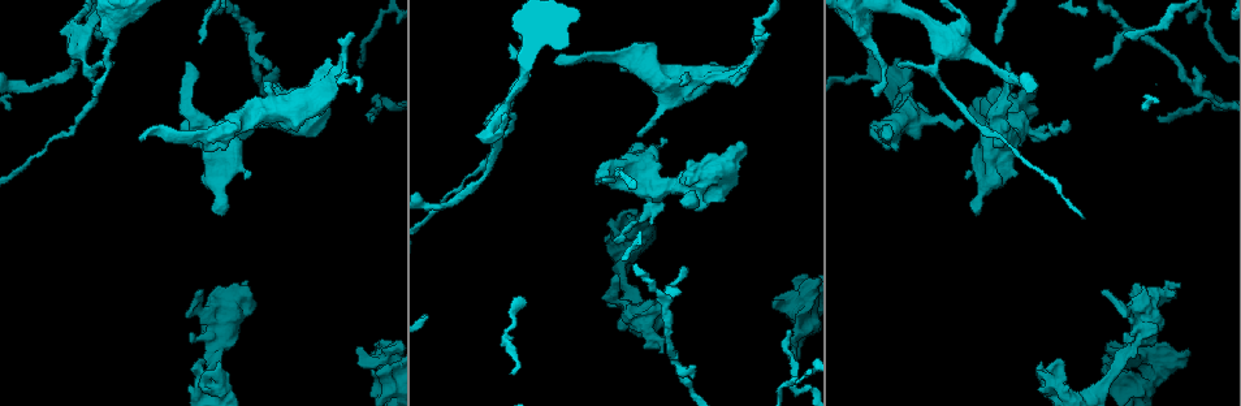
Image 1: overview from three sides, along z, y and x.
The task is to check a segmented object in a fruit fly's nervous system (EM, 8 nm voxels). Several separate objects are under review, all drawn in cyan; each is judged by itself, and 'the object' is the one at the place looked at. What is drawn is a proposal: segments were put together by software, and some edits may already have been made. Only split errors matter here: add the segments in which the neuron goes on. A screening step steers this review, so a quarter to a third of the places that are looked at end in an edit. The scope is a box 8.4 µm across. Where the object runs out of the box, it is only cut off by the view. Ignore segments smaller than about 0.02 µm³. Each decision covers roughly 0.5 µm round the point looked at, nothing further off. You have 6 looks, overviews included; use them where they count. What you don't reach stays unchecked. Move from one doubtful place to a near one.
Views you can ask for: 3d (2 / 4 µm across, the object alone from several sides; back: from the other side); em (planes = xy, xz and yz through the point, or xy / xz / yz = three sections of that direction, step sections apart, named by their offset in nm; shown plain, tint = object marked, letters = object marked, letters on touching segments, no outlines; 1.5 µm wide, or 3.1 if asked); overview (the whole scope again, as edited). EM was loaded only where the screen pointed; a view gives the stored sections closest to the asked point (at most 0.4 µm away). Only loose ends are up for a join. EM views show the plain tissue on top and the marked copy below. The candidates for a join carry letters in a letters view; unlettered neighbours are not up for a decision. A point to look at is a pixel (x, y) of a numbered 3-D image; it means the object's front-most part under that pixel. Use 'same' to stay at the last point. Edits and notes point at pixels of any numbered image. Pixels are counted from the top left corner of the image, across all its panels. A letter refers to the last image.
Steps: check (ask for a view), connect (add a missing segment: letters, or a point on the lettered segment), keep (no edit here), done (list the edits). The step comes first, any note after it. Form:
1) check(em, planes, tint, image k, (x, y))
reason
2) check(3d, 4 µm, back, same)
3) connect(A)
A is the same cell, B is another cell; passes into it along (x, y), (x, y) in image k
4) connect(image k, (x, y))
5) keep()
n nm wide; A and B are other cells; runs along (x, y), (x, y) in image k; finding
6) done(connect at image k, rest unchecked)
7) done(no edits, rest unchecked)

check(3d, 2 µm, back, image 1, (980, 214))
an open end

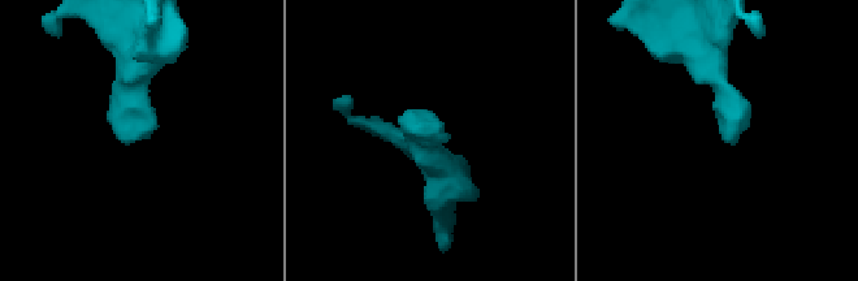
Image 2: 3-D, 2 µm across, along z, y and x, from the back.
check(em, planes, letters, image 2, (727, 141))

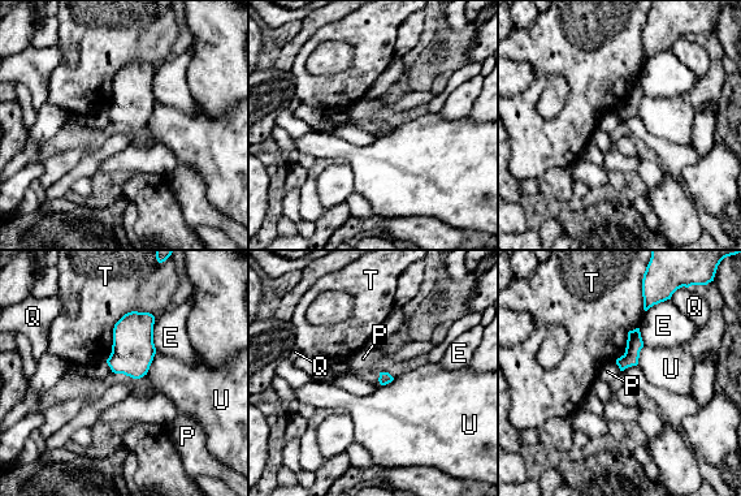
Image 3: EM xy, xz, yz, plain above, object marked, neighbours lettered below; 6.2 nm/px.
keep()
E, P, Q, T and U are other cells; border along (156, 353), (146, 374) in image 3; no lettered segment goes on from it

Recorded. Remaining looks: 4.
check(3d, 2 µm, image 1, (892, 136))
tapers out

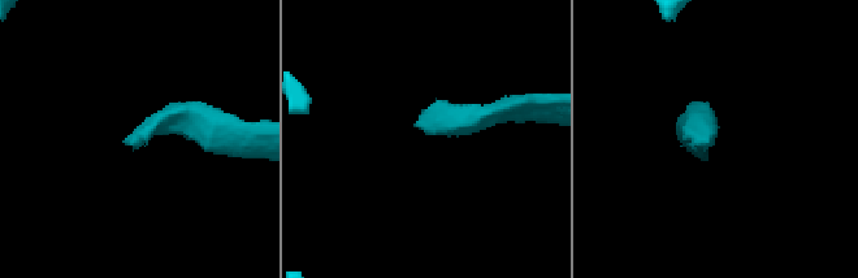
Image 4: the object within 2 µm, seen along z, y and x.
check(em, xy, step 8, tint, image 4, (127, 143))
shape alone is not enough

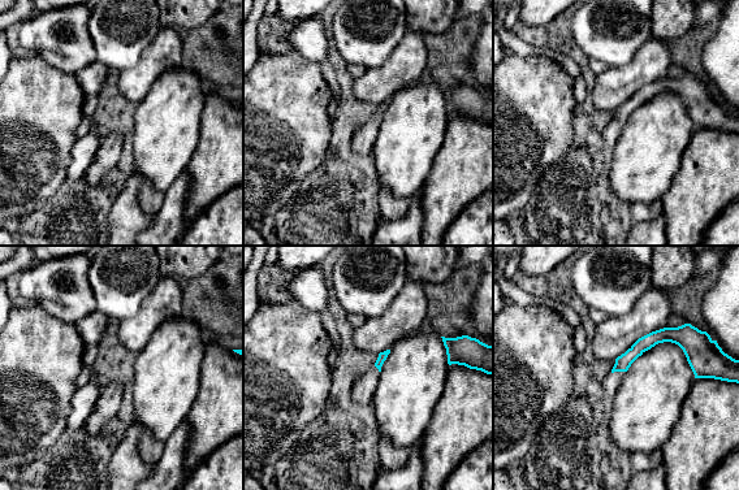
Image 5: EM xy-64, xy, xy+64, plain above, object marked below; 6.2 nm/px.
check(em, planes, letters, same)

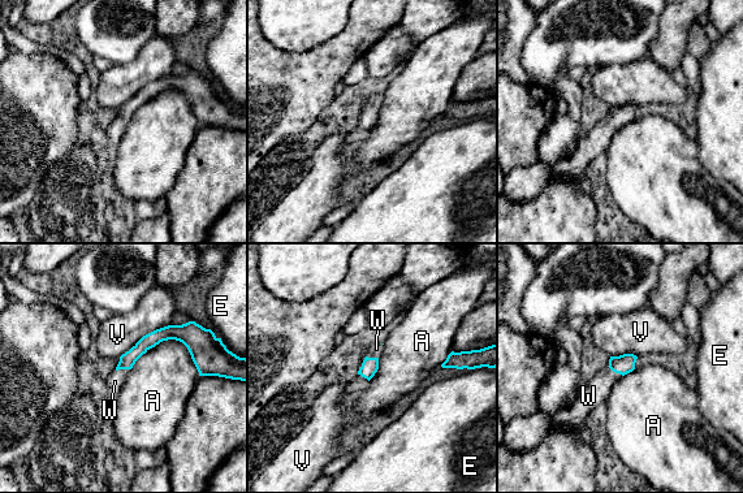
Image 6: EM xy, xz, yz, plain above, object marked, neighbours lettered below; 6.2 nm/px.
connect(W)
A touches over 440 nm; W is the same cell, A, E and V are other cells; passes into it along (370, 366), (366, 357), (376, 349) in image 6; it goes on there

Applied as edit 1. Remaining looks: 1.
done(connect at image 6, rest unchecked)

